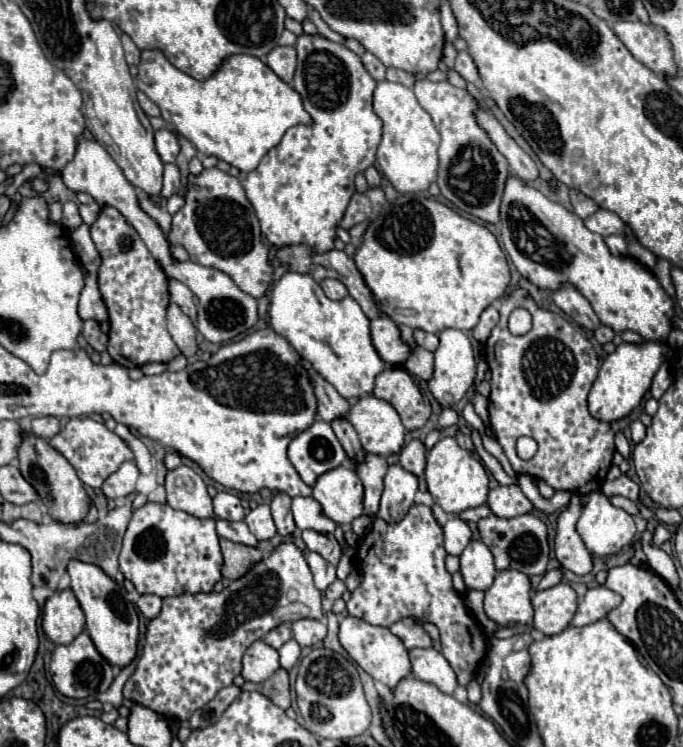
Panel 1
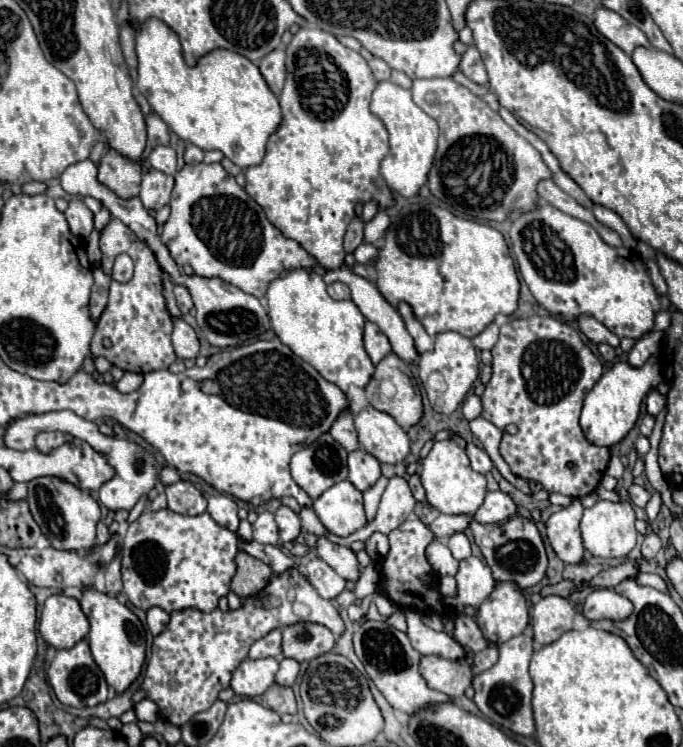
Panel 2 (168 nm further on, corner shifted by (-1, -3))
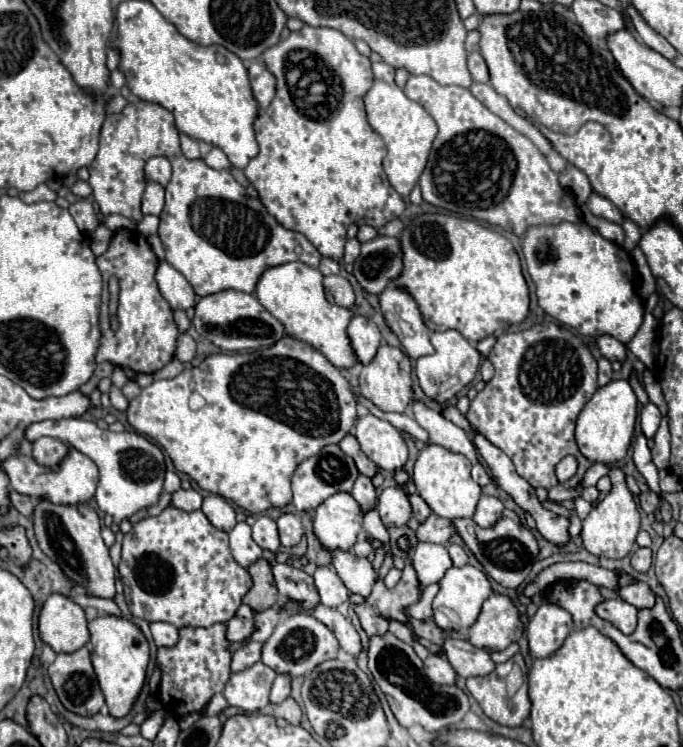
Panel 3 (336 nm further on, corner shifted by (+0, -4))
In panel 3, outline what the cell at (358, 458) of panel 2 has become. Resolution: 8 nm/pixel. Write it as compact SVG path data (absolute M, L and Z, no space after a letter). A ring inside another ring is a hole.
M360 475L360 477L356 479L354 489L352 489L352 497L358 501L358 505L360 505L362 513L372 511L372 509L374 509L374 505L376 505L376 489L374 489L372 481L370 481L368 477Z

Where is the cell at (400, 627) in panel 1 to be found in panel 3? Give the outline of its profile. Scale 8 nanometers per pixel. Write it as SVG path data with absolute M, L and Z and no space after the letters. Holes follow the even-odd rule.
M448 637L444 643L444 653L460 677L488 675L496 667L496 663L490 659L490 653L486 649L478 649L462 639Z

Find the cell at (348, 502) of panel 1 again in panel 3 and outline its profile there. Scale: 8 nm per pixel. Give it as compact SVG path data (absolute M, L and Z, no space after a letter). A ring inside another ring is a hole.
M350 493L328 497L314 513L314 533L328 551L350 551L362 529L362 511Z

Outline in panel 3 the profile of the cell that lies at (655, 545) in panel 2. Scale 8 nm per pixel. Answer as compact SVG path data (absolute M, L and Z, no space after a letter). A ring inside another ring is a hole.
M640 547L634 555L632 555L632 567L640 573L646 573L652 565L652 551L646 547Z

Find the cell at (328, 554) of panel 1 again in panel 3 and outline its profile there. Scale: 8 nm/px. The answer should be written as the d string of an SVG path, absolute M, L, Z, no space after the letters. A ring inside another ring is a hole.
M332 551L332 565L350 593L358 593L362 597L370 595L378 573L368 559L358 557L352 551Z

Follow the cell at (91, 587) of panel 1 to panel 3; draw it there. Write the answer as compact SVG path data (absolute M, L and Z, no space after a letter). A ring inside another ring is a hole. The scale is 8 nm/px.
M100 617L88 623L90 635L92 635L92 665L100 683L100 689L106 697L106 705L108 711L114 719L126 717L142 687L146 681L146 667L150 661L150 649L148 649L148 641L142 635L142 631L128 619L118 619L118 617Z

